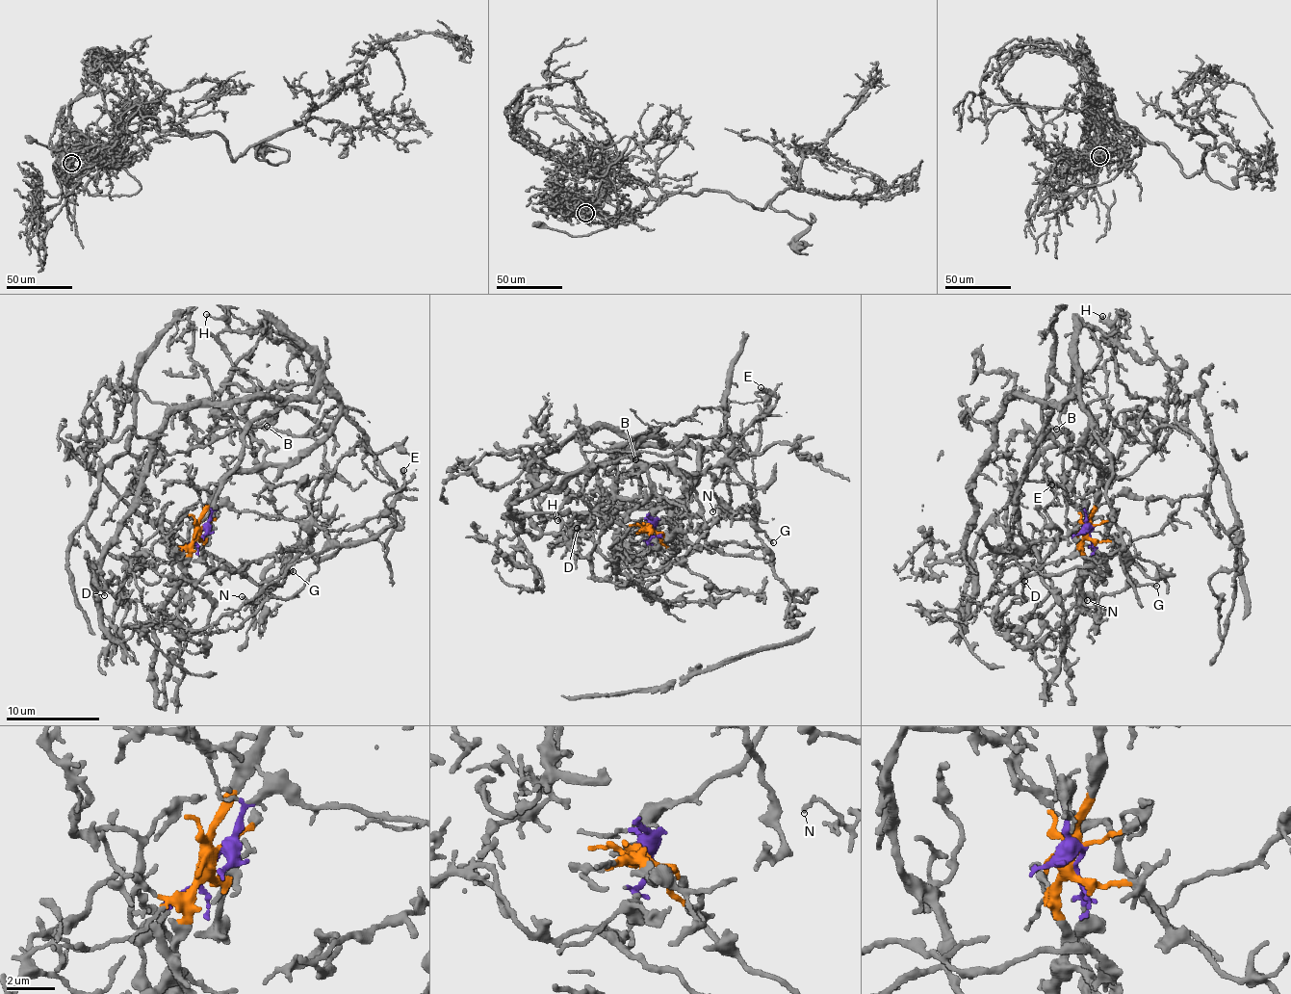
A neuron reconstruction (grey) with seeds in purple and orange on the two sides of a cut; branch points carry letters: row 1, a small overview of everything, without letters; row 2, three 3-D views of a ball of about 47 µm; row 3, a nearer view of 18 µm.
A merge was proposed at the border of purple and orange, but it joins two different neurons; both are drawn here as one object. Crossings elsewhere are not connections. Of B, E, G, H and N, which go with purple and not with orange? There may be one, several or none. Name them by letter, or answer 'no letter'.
E, G, N

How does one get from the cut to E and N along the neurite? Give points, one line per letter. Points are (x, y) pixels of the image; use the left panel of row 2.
E: (200, 532), (210, 515), (225, 506), (330, 530), (351, 530), (381, 513), (389, 496), (403, 485), (404, 470)
N: (200, 532), (223, 507), (284, 516), (307, 530), (310, 542), (285, 580), (255, 603), (241, 597)

